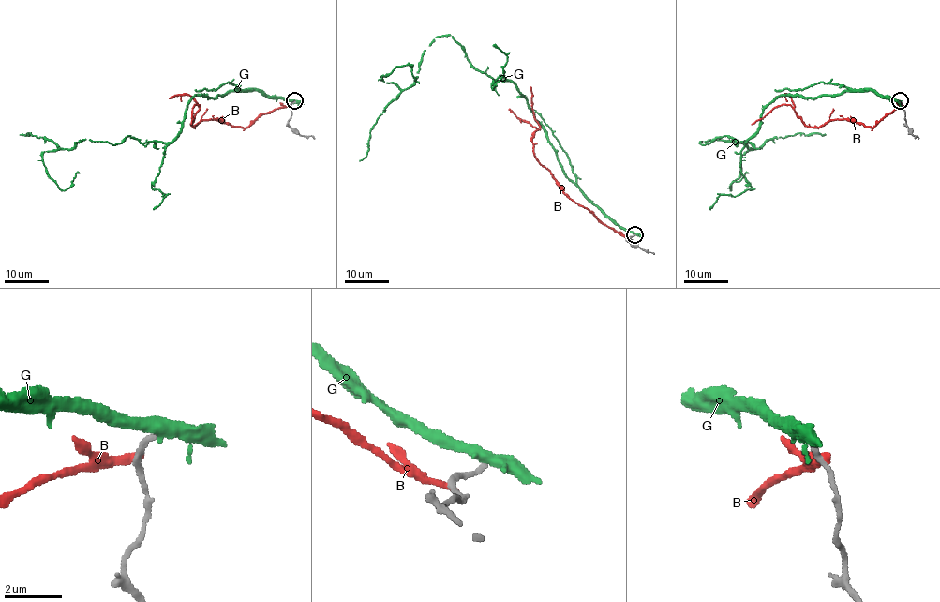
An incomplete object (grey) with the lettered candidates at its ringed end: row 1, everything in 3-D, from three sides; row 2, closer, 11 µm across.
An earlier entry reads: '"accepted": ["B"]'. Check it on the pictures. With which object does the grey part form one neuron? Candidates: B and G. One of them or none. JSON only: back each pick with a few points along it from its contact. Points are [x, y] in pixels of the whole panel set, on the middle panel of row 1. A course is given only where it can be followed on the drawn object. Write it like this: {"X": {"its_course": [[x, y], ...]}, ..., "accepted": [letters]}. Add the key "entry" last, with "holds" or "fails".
{"accepted": [], "entry": "fails"}

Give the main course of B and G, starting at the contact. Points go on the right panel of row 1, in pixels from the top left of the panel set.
B: (902, 106), (872, 127), (845, 119), (830, 119), (823, 126), (808, 127), (787, 105), (774, 107), (752, 125)
G: (900, 101), (872, 90), (778, 96), (746, 142), (701, 141), (754, 148), (742, 154), (730, 190), (748, 173)

